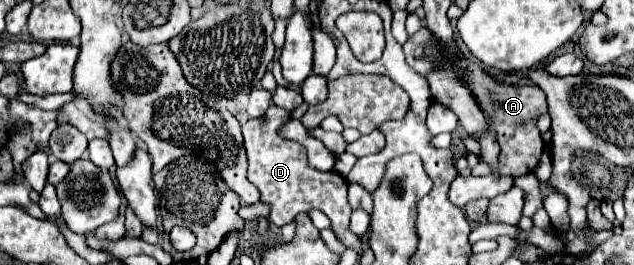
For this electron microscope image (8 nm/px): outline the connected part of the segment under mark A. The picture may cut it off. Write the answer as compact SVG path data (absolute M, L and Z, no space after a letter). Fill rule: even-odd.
M468 60L468 82L482 110L490 118L492 128L498 134L498 144L500 144L498 172L504 176L514 176L514 178L534 172L544 150L544 140L542 140L540 130L534 124L534 118L546 112L546 94L536 86L500 84L498 80L494 80L478 64L472 64L470 60Z

